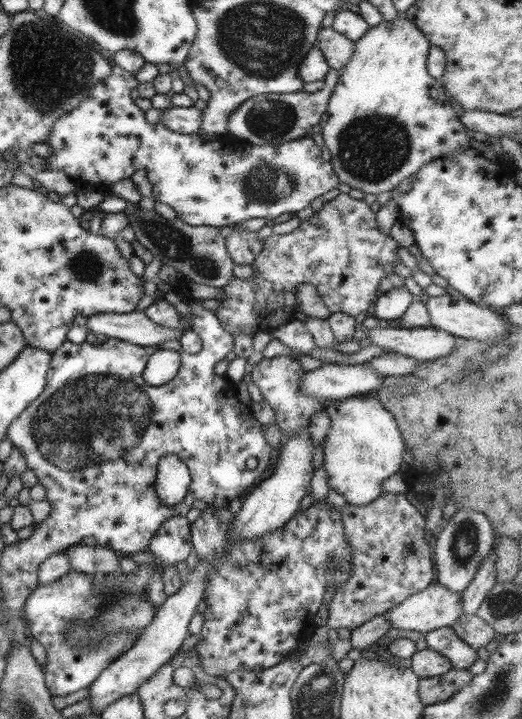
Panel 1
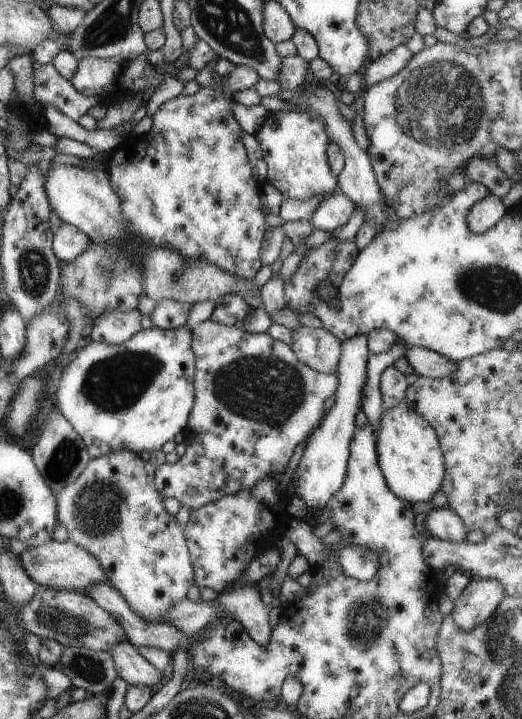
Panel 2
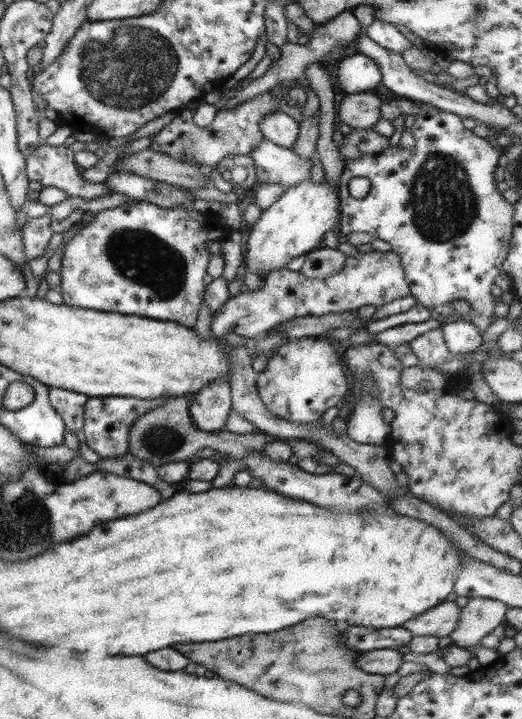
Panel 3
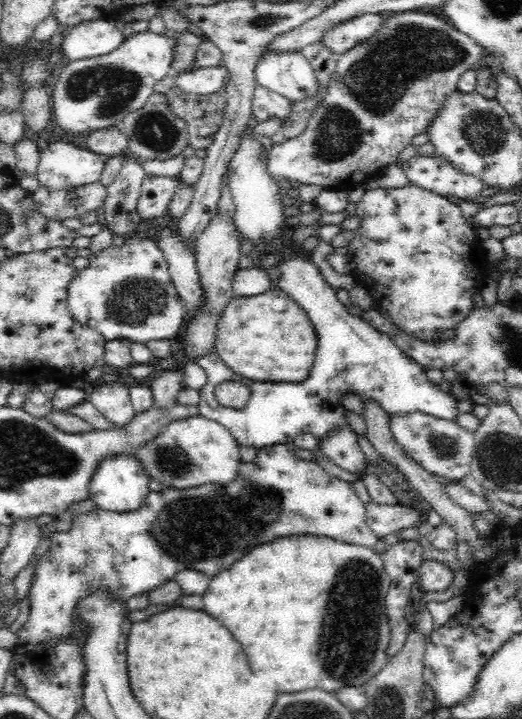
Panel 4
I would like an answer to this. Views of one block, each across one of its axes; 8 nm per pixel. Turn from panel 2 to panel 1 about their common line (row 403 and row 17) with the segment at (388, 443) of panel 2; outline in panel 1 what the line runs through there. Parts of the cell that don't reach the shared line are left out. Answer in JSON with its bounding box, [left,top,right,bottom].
[319,14,469,194]

